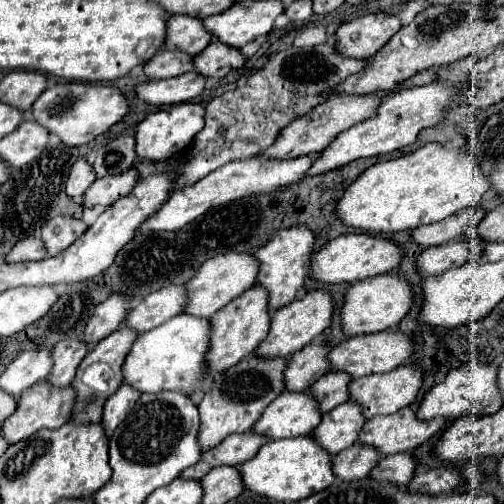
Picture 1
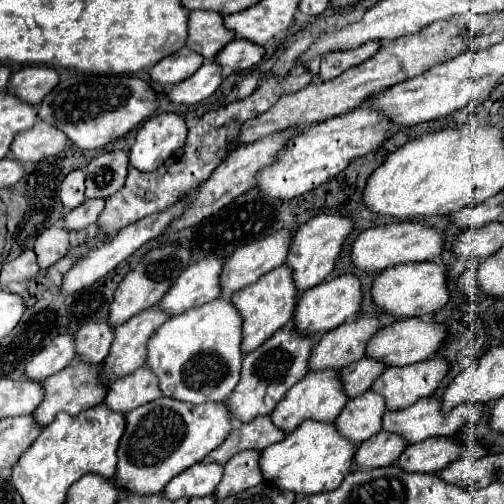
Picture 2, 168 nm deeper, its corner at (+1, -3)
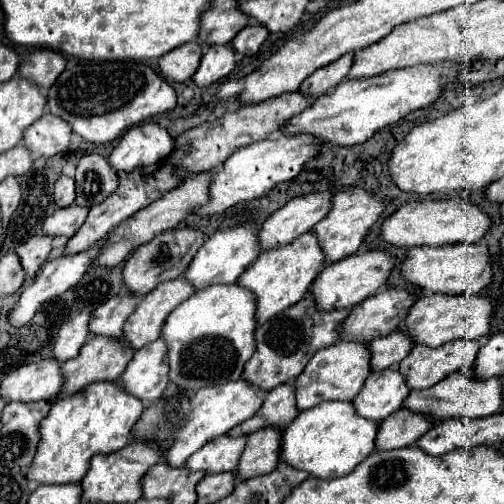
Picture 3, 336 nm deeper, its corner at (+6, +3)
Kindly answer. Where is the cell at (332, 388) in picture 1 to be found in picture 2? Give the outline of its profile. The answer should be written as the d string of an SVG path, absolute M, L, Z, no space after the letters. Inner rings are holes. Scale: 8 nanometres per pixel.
M361 358L349 366L343 368L343 380L345 380L345 392L351 396L359 396L361 392L367 392L373 384L373 380L377 380L377 376L381 376L381 372L385 372L385 362L379 362L375 358Z

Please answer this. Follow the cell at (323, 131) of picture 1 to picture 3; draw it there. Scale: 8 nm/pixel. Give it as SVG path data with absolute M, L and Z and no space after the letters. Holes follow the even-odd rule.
M200 172L200 174L190 174L186 176L176 188L168 190L164 194L164 198L158 198L156 202L152 202L150 206L146 206L144 210L136 212L132 218L124 220L108 238L108 246L104 248L104 254L100 254L100 260L96 260L98 266L116 266L120 264L122 260L126 260L126 256L138 248L140 244L146 244L152 236L160 234L160 232L166 232L166 230L172 230L176 228L178 224L182 224L190 214L194 214L194 210L198 206L204 206L208 204L210 200L210 182L212 182L212 172Z

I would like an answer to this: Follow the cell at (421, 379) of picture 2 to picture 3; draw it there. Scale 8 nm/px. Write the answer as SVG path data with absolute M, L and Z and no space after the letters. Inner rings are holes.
M454 340L440 348L414 346L410 354L396 366L410 390L428 388L462 366L472 366L480 344L472 340Z

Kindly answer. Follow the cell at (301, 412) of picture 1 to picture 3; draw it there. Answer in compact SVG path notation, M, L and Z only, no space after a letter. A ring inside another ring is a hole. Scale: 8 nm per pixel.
M336 342L328 348L322 348L306 364L304 372L294 382L296 406L298 406L298 410L308 410L320 402L326 402L326 400L348 402L360 392L368 374L370 374L370 366L368 366L368 346L366 344Z

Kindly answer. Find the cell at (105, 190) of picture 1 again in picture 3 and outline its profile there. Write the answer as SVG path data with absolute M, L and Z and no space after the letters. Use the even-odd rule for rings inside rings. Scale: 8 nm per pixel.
M76 204L68 208L58 208L52 216L44 220L42 232L48 236L72 236L84 224L88 212L90 208L82 208Z

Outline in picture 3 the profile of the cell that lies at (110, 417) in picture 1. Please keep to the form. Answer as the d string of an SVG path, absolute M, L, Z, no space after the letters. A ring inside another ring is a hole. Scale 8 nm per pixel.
M162 338L144 346L144 350L134 352L134 358L118 378L118 386L144 404L152 404L156 398L162 398L166 384L168 356Z

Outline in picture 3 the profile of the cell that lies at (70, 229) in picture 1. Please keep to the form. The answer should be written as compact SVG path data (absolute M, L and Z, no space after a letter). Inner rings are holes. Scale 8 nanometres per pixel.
M44 234L32 236L30 240L26 240L24 244L20 244L16 248L16 254L20 256L22 268L28 278L34 278L38 274L38 270L46 262L50 250L52 250L52 238L44 236Z

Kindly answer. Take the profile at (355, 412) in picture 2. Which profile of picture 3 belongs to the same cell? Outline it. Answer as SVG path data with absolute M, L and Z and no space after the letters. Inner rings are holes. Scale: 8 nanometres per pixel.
M388 368L370 374L352 404L358 416L382 422L400 408L400 402L408 396L408 392L410 390L398 370Z

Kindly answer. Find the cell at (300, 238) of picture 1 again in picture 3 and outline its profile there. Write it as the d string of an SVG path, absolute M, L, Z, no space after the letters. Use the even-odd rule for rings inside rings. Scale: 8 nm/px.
M346 188L346 190L336 192L332 198L330 212L312 228L312 234L316 236L316 240L322 248L324 262L332 264L332 262L338 262L338 260L354 254L360 248L370 226L382 214L382 210L384 210L384 204L378 198L374 198L370 192L366 192L364 188Z

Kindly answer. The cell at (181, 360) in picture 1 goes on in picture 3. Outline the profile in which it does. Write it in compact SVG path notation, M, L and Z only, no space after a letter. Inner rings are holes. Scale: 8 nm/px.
M236 284L196 290L170 312L162 326L162 340L170 358L170 382L192 394L206 386L238 380L246 360L256 350L254 330L254 294L250 290Z

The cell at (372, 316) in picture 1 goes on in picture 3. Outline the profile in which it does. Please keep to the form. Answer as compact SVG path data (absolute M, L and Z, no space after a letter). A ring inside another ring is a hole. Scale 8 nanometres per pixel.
M450 244L450 246L420 246L410 248L406 254L406 260L400 266L402 278L418 286L422 290L430 290L434 294L472 294L480 292L490 284L492 268L490 268L490 256L486 246L476 244Z

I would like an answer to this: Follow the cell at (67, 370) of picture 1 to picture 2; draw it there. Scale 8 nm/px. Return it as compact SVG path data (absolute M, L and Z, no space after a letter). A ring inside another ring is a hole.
M107 320L85 324L75 334L77 358L91 364L101 364L101 360L105 360L105 356L109 354L111 342L113 342L113 328L109 326Z

